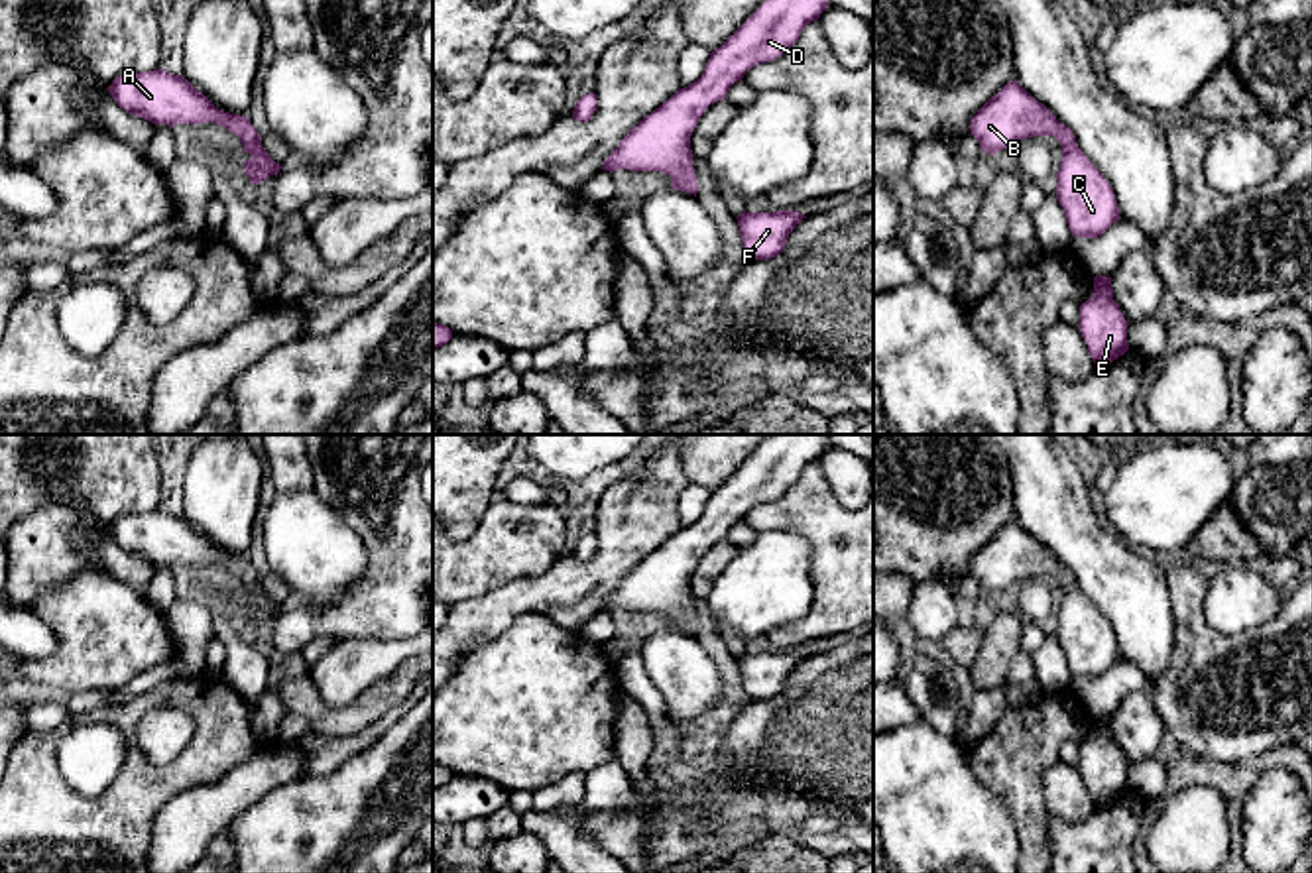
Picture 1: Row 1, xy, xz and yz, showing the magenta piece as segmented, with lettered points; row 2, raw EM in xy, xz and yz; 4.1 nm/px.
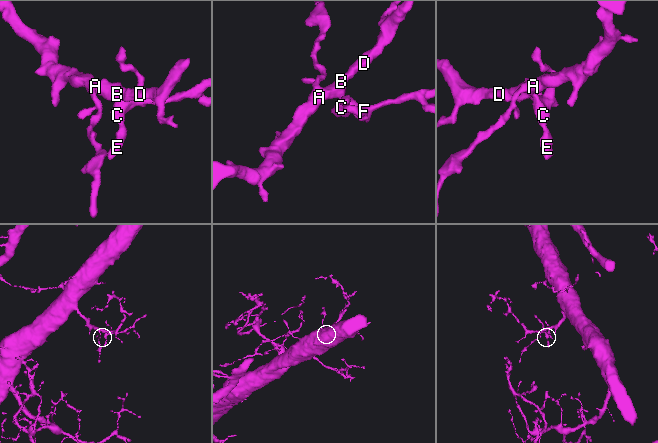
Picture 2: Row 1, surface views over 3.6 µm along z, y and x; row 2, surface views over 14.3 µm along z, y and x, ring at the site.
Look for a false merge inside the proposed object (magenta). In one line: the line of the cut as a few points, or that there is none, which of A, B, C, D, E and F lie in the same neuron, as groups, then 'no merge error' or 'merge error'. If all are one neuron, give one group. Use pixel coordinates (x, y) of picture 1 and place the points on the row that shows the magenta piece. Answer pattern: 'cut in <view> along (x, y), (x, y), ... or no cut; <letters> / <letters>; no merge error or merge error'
no cut; A B C D E F; no merge error

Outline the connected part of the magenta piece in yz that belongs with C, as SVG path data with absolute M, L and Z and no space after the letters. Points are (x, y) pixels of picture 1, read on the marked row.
M1015 79L978 110L970 132L991 155L1033 136L1058 140L1062 161L1056 173L1056 199L1072 236L1098 238L1121 218L1111 185L1078 147L1072 130Z

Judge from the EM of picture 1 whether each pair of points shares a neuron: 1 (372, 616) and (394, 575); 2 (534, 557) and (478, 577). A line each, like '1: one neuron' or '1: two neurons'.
1: one neuron
2: one neuron

